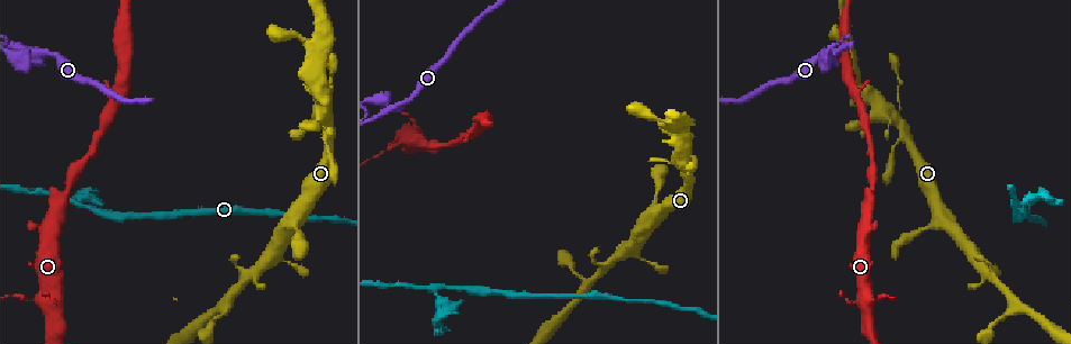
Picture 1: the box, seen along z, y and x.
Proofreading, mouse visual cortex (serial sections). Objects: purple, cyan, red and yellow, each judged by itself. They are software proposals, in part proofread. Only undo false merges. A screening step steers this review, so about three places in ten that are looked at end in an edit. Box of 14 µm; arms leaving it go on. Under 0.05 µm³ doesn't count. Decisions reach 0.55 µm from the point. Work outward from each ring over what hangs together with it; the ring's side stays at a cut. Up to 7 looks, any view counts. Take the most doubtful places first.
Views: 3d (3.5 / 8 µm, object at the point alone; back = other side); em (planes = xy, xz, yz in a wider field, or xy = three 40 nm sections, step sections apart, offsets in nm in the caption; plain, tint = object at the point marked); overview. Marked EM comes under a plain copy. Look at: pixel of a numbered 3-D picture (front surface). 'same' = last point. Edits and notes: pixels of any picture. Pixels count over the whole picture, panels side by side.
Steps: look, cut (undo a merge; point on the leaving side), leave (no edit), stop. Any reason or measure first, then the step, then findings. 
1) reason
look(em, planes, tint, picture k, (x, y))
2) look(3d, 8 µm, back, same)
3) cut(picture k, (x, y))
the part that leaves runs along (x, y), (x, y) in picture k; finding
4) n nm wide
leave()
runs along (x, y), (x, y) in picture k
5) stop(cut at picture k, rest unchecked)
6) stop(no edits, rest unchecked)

calibre changes
look(3d, 3.5 µm, picture 1, (831, 58))

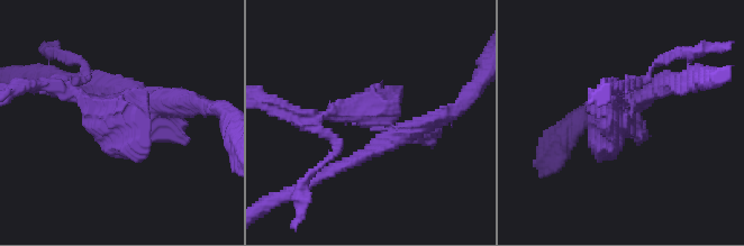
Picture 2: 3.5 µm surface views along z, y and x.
now the EM
look(em, planes, tint, picture 2, (380, 117))

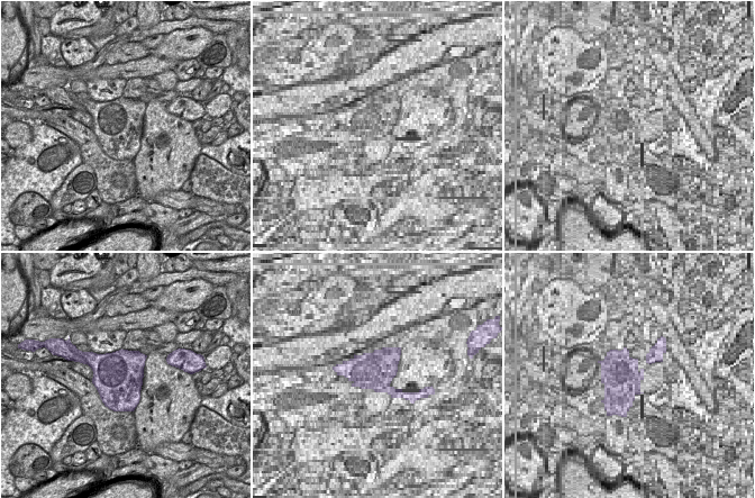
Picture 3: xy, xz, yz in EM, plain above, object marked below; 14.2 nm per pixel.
cut(picture 2, (624, 125))
the part that leaves runs along (389, 127), (375, 110), (312, 121) in picture 2; two cells meet here

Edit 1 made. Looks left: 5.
redraw
look(overview)

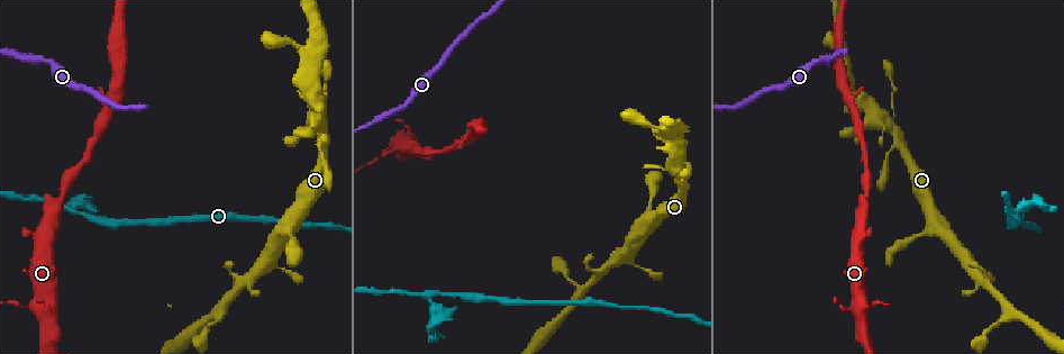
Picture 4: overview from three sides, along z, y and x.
a fork
look(3d, 3.5 µm, picture 4, (429, 294))

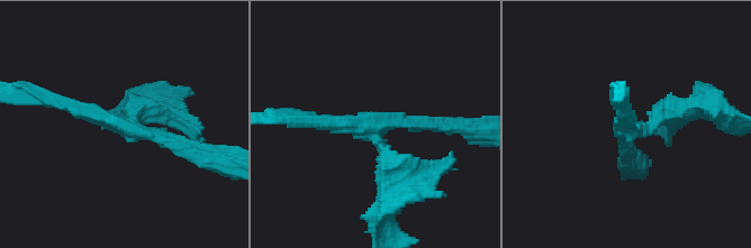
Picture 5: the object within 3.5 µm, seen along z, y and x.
shape alone is not enough
look(em, xy, step 2, tint, picture 5, (377, 125))

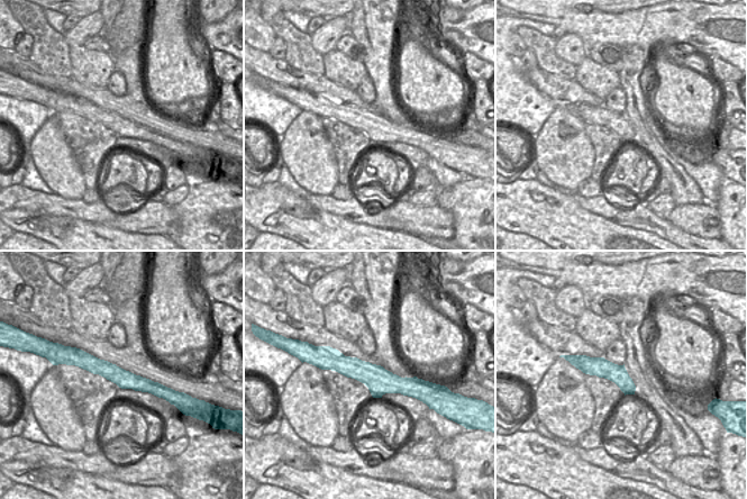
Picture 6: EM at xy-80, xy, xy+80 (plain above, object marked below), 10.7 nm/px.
3 arms
cut(picture 5, (155, 107))
the part that leaves runs along (379, 140), (406, 189), (376, 214) in picture 5; two cells meet here

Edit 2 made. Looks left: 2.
stop(cut at picture 2, cut at picture 5, rest unchecked)

